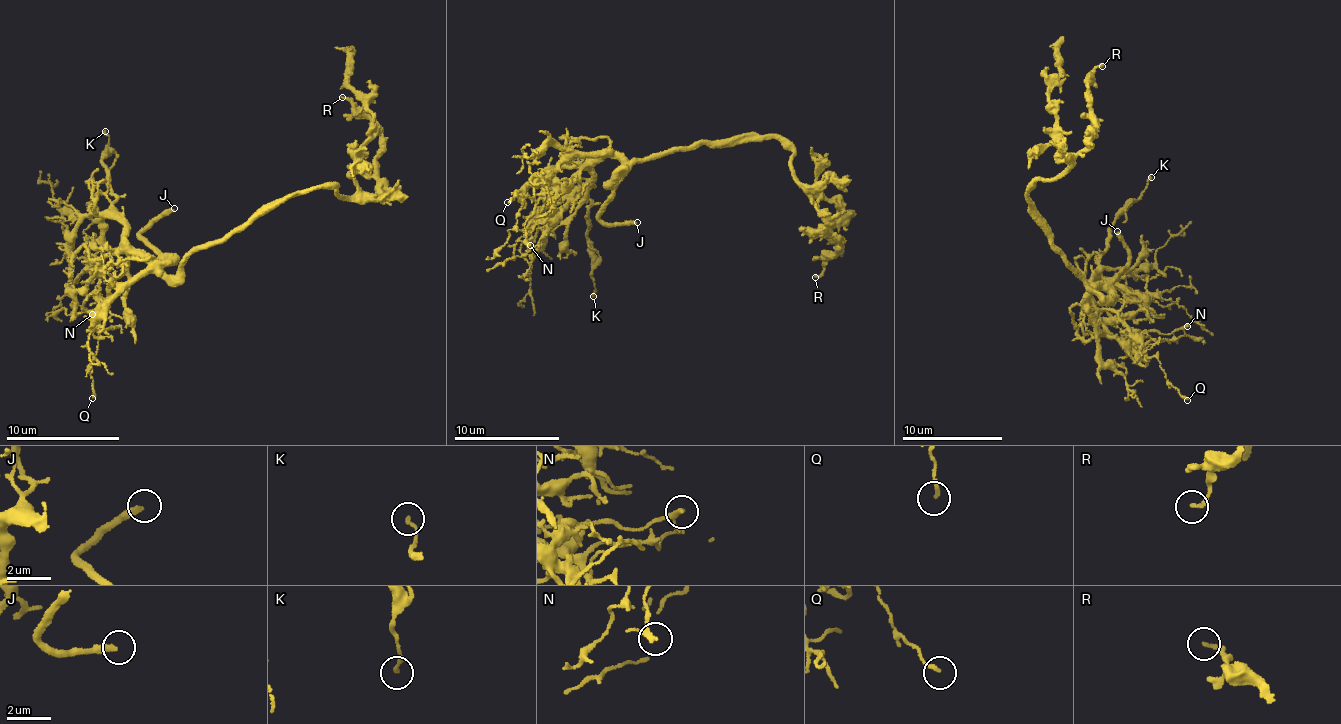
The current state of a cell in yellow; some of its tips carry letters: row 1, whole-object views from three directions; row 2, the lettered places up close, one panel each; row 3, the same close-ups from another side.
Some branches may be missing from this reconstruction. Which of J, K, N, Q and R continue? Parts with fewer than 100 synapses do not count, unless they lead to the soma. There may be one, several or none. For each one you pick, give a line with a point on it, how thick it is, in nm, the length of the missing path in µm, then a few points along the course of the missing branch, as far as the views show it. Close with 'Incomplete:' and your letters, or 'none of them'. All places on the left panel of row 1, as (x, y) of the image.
J: at (174, 208); 300 nm thick; about 50 µm are missing
Incomplete: J

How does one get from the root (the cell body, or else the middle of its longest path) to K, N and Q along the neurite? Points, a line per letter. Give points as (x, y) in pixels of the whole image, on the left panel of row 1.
K: (239, 229), (180, 260), (154, 263), (125, 239), (102, 162), (105, 131)
N: (239, 229), (211, 245), (192, 249), (180, 260), (114, 286), (106, 301), (89, 294), (83, 307), (92, 314)
Q: (239, 229), (112, 288), (94, 330), (98, 348), (90, 366), (92, 398)

